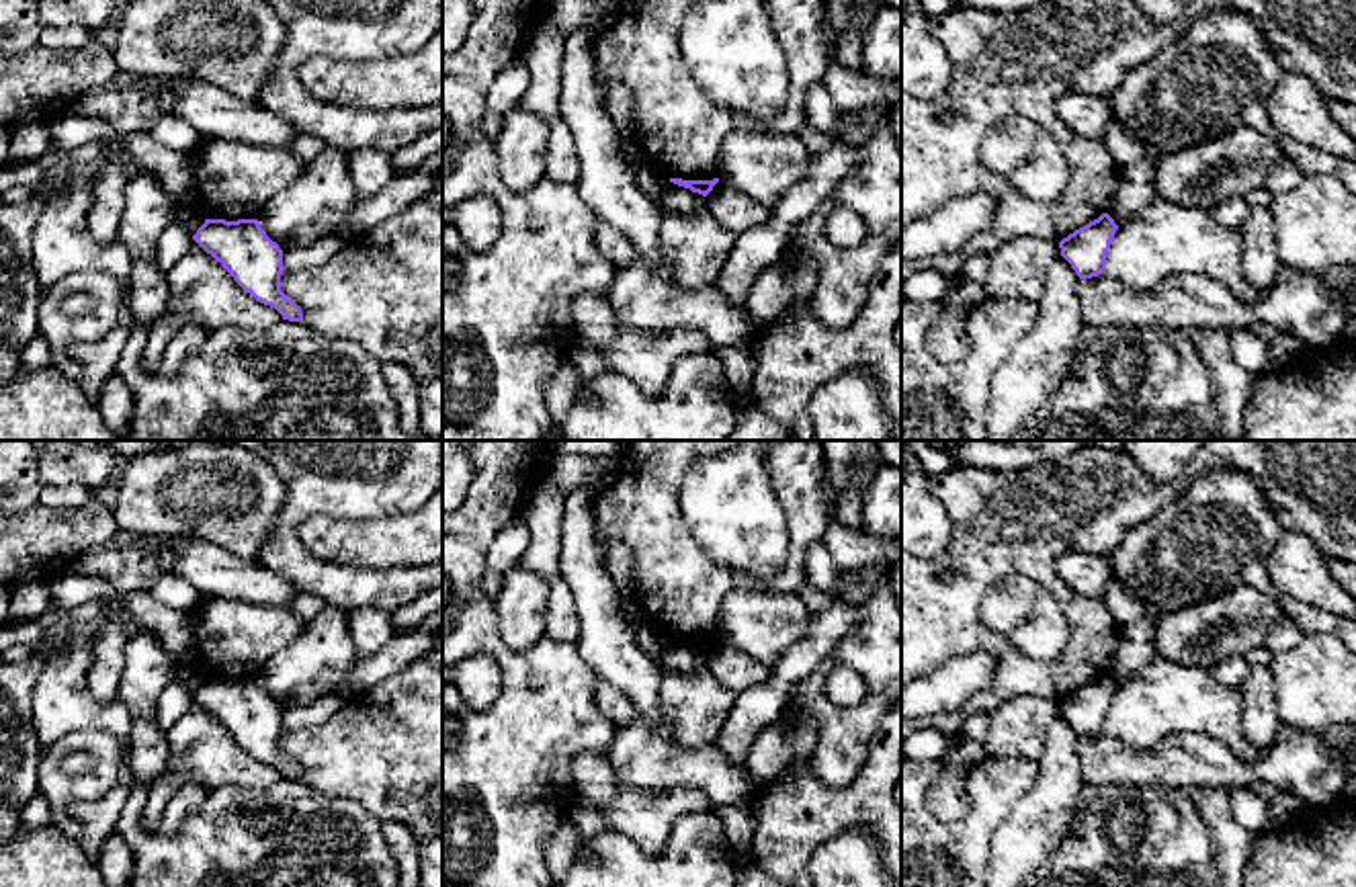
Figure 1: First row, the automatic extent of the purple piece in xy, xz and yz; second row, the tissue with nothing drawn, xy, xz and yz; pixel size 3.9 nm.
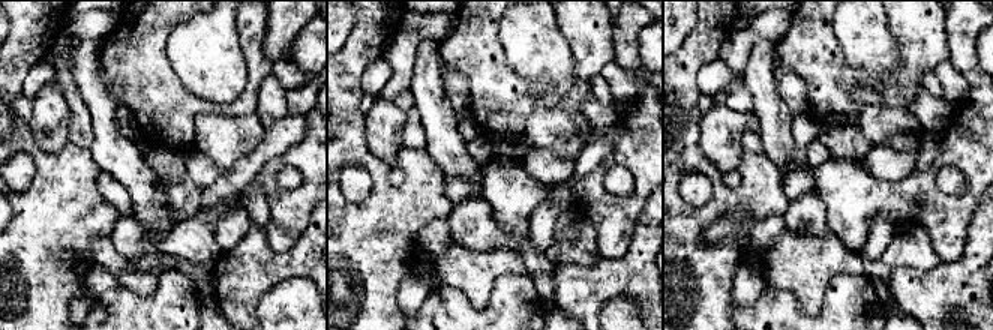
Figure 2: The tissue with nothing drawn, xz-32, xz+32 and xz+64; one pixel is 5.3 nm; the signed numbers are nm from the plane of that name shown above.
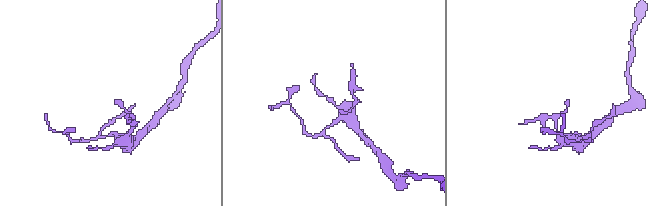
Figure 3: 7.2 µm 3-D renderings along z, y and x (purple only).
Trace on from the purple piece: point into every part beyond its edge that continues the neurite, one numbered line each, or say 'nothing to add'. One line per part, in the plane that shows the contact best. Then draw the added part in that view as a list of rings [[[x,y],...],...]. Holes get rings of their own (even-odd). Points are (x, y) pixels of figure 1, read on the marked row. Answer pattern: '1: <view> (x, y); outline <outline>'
nothing to add

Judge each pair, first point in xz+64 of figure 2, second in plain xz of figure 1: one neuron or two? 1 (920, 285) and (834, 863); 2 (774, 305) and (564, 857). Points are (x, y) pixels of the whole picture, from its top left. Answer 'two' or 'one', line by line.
1: two
2: two

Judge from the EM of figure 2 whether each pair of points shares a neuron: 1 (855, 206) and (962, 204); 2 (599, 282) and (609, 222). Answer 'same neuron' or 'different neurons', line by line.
1: same neuron
2: different neurons

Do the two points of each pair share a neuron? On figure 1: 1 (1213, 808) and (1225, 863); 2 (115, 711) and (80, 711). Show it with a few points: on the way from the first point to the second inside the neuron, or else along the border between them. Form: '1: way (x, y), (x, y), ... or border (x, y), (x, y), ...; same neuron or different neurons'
1: way (1221, 822), (1225, 849); same neuron
2: way (107, 711), (89, 711); same neuron

